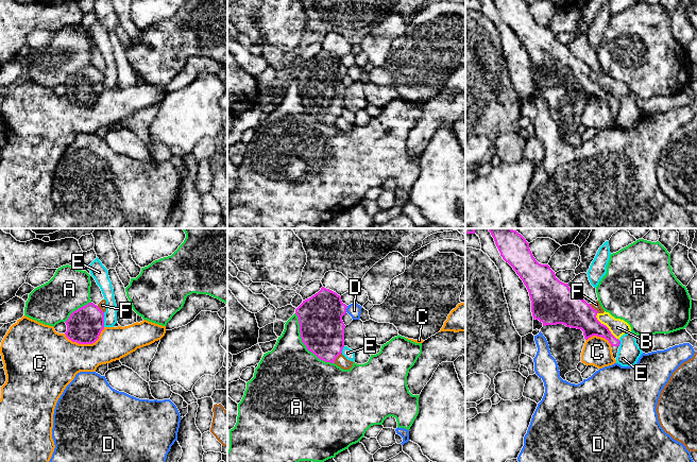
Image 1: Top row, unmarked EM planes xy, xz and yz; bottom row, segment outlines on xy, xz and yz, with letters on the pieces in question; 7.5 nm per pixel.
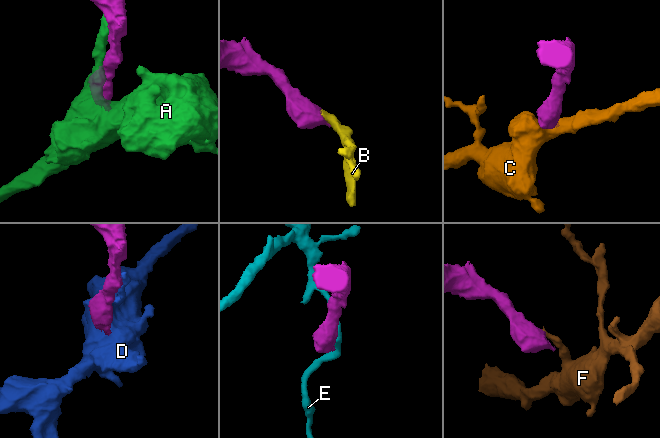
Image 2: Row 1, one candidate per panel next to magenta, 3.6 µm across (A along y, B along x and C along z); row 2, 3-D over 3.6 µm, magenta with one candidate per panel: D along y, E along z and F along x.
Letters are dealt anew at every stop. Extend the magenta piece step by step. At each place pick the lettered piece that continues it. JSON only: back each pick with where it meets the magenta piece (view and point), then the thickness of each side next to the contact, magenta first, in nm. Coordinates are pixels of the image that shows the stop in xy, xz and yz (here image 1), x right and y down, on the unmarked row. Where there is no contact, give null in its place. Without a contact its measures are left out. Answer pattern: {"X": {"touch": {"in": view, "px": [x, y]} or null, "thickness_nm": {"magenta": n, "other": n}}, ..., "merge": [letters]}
{"B": {"touch": {"in": "yz", "px": [606, 88]}, "thickness_nm": {"magenta": 220, "other": 130}}, "merge": ["B"]}

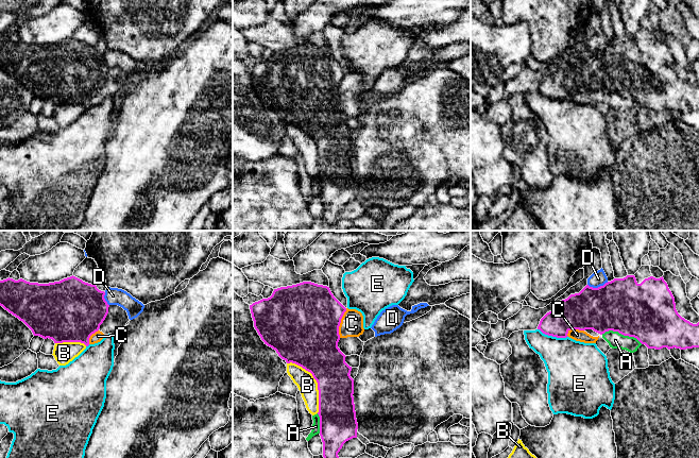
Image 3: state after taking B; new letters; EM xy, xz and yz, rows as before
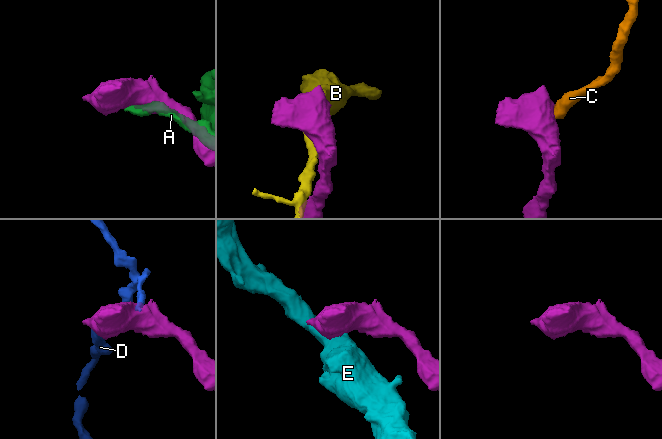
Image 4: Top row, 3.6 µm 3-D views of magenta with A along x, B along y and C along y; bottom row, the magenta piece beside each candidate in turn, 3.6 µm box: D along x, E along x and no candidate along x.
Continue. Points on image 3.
{"merge": []}

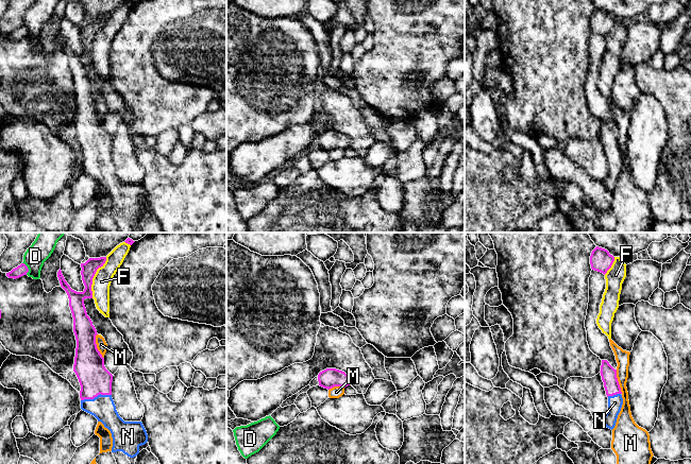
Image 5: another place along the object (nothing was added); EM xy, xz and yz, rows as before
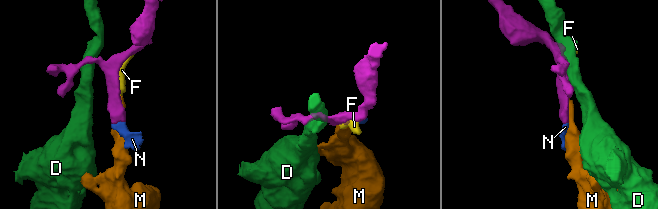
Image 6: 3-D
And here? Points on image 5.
{"N": {"touch": {"in": "xy", "px": [96, 158]}, "thickness_nm": {"magenta": 240, "other": 190}}, "merge": ["N"]}

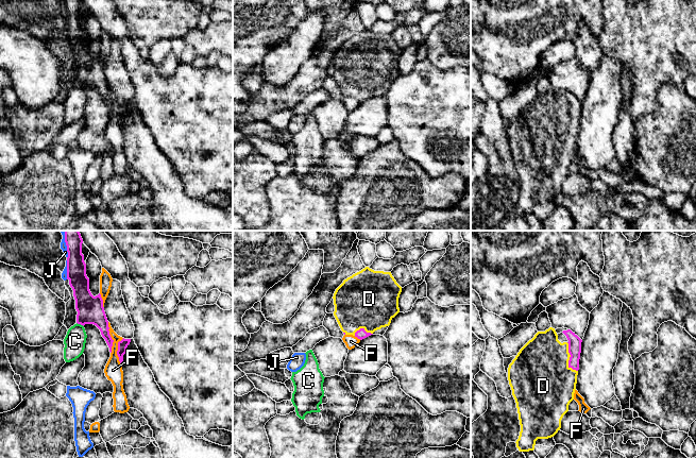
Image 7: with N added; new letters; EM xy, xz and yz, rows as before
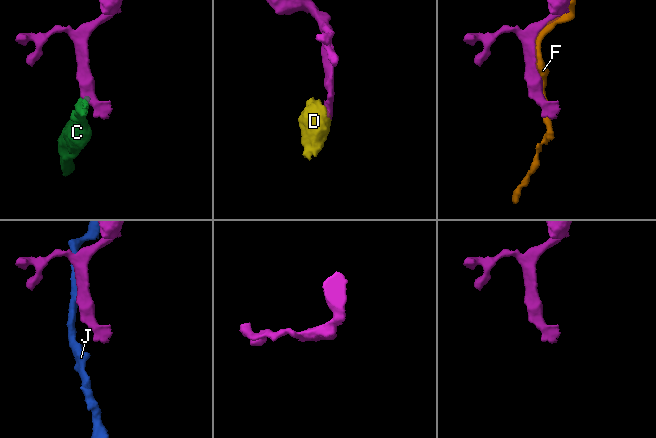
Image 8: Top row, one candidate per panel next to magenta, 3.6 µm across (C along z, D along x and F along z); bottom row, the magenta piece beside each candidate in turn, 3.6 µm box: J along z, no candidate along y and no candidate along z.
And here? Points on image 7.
{"D": {"touch": {"in": "yz", "px": [570, 120]}, "thickness_nm": {"magenta": 100, "other": 440}}, "merge": ["D"]}

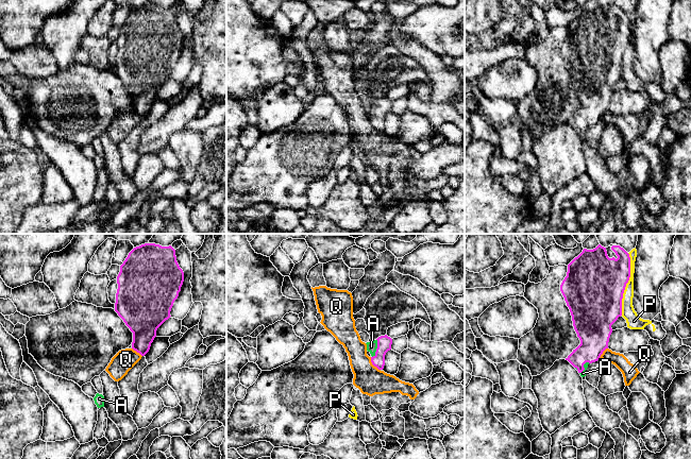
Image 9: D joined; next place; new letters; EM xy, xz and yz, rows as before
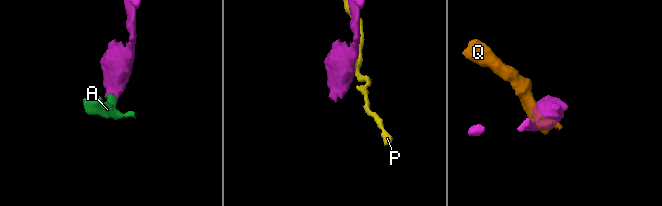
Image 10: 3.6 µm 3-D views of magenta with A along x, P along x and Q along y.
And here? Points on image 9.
{"A": {"touch": {"in": "xz", "px": [376, 111]}, "thickness_nm": {"magenta": 110, "other": 80}}, "merge": ["A"]}

